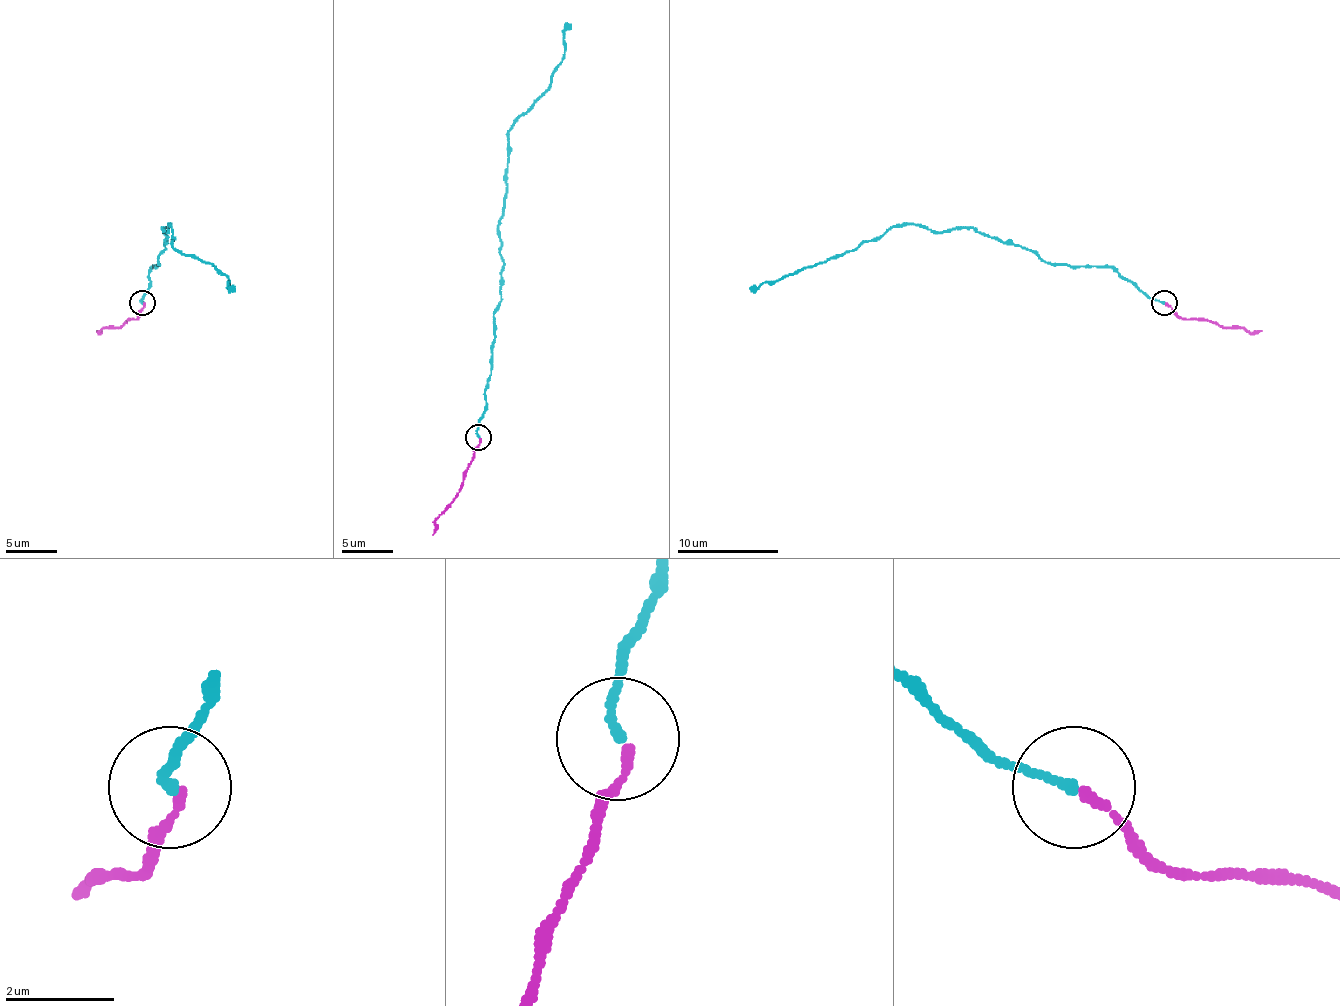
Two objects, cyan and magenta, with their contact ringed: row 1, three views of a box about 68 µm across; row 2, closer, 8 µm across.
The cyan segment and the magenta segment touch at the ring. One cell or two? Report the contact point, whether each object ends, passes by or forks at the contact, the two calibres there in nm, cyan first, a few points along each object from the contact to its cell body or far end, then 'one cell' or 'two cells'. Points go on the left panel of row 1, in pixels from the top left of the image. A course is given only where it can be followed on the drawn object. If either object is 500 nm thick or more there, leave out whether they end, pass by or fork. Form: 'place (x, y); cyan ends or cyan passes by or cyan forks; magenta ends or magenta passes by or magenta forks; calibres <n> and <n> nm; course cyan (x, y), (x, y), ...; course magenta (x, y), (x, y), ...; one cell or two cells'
place (142, 303); cyan ends; magenta ends; calibres 160 and 150 nm; course cyan (143, 302), (153, 266), (166, 249), (163, 228), (168, 231), (171, 223), (173, 246), (214, 266), (234, 289); course magenta (143, 302), (135, 320), (100, 332), (97, 330); one cell

